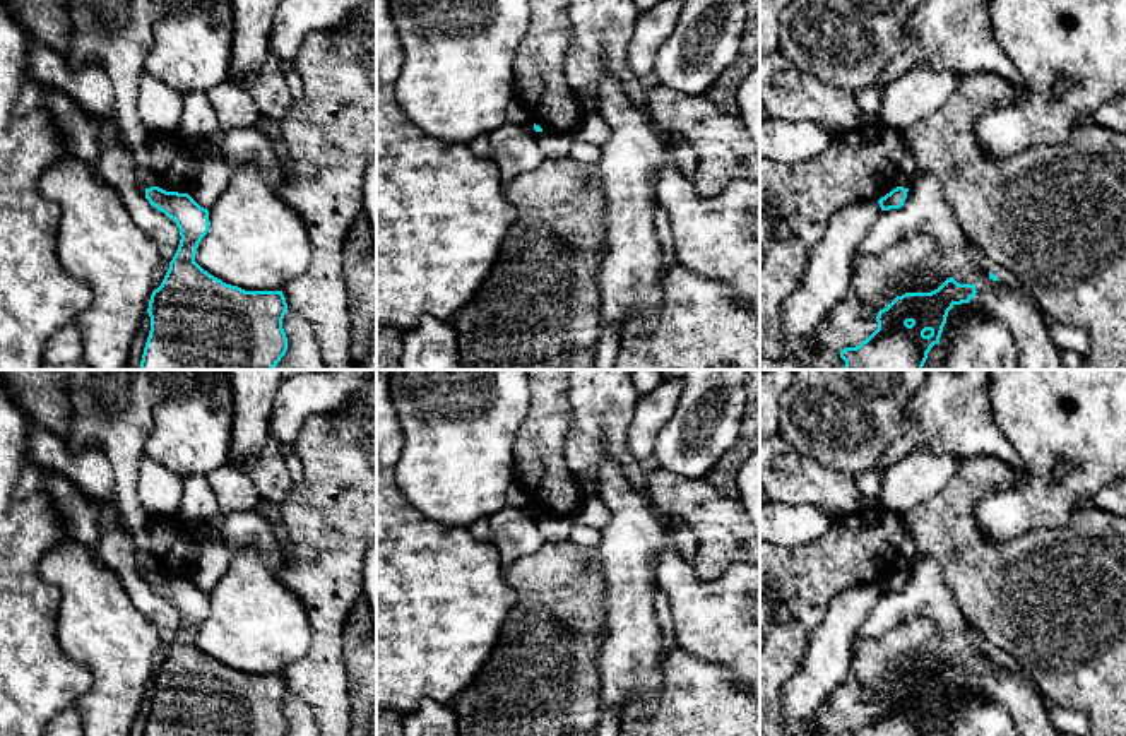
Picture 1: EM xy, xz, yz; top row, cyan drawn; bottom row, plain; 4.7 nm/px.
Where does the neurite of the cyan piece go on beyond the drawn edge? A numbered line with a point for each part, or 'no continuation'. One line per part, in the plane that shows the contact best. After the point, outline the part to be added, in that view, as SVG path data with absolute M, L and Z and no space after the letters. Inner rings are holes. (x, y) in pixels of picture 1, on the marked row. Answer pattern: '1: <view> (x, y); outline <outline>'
no continuation

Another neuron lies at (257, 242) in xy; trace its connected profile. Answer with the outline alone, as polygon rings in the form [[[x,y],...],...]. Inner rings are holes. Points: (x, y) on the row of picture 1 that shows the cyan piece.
[[[255,164],[231,171],[222,193],[209,207],[209,231],[199,243],[195,262],[210,276],[245,291],[281,291],[311,262],[308,229],[276,187],[265,183]]]

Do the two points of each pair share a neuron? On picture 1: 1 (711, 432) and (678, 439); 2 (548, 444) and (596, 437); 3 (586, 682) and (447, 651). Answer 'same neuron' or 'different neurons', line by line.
1: same neuron
2: different neurons
3: different neurons

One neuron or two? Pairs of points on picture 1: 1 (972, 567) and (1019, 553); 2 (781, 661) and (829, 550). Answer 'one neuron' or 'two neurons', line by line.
1: one neuron
2: one neuron

